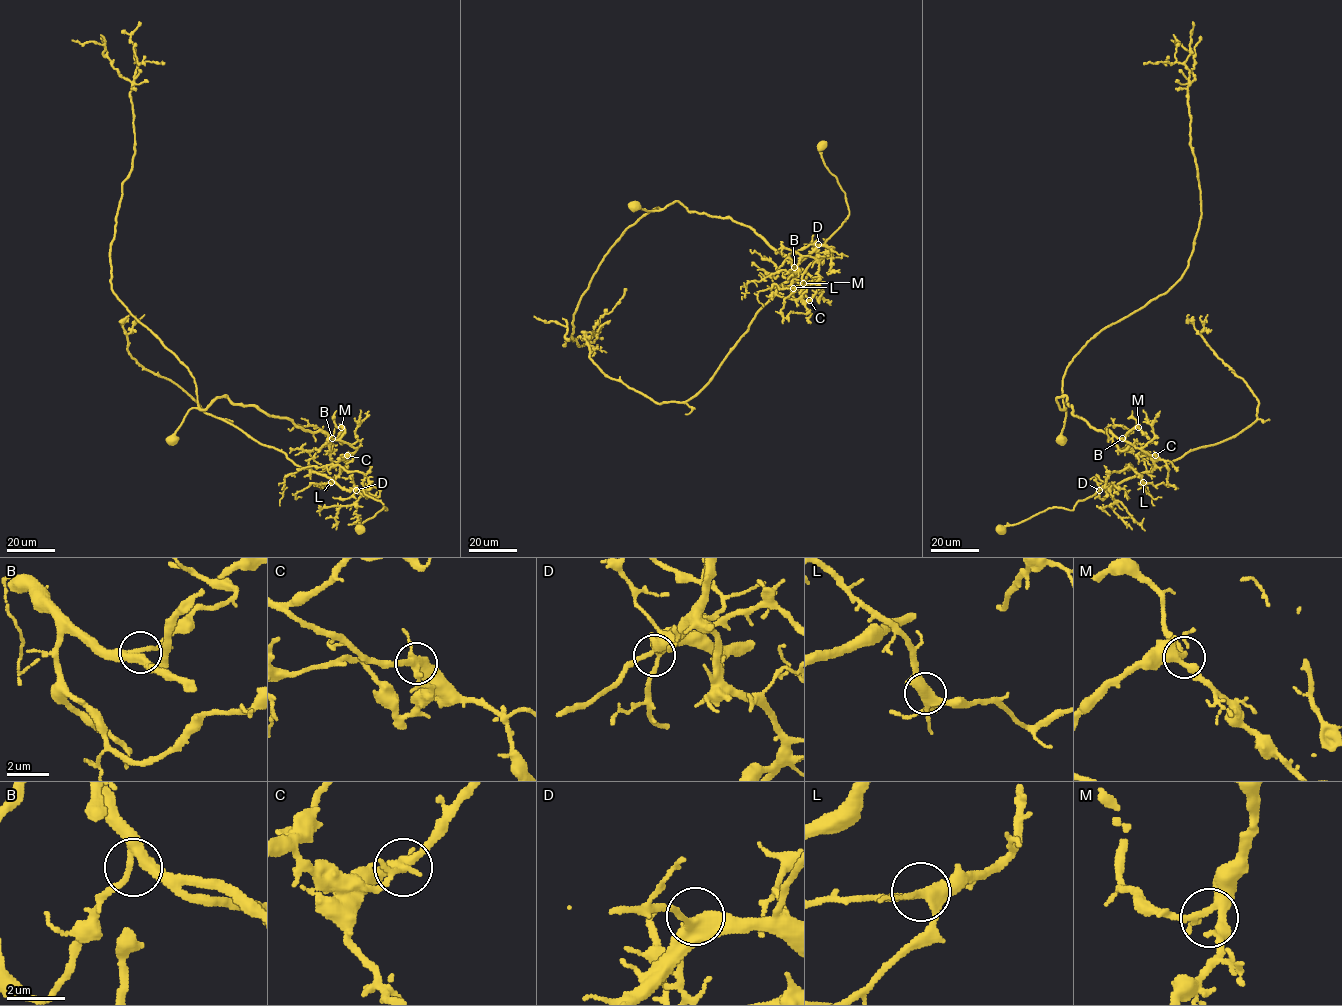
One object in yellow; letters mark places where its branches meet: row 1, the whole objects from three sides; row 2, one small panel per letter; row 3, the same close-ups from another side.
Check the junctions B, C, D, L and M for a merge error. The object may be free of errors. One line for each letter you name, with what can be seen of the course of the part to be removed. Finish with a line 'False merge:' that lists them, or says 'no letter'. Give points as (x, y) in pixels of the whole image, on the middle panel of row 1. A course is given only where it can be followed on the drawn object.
C: course (809, 300), (774, 295), (713, 377), (683, 402), (656, 403), (607, 376), (589, 357), (585, 339), (591, 334)
False merge: C

